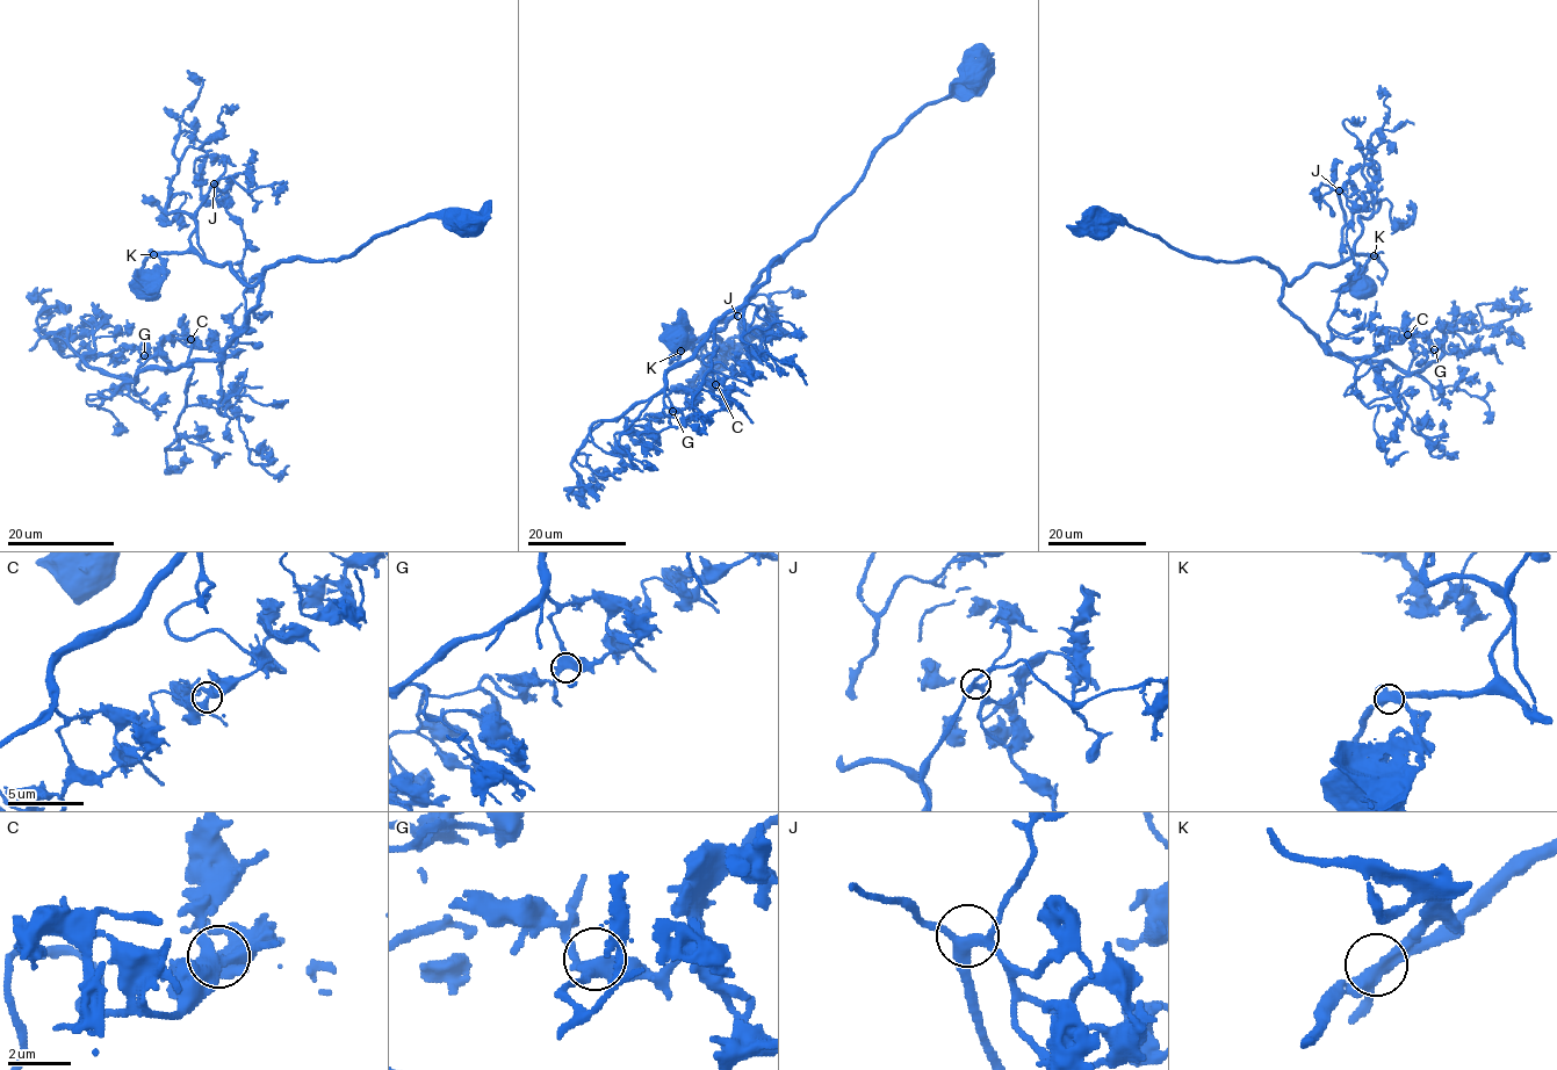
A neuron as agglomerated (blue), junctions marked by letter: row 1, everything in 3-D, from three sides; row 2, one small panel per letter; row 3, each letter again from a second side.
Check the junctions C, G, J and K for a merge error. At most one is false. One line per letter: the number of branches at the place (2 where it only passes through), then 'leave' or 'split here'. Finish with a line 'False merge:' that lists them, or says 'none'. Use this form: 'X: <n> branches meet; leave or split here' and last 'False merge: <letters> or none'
C: 4 branches meet; leave
G: 3 branches meet; leave
J: 4 branches meet; leave
K: 4 branches meet; split here
False merge: K

